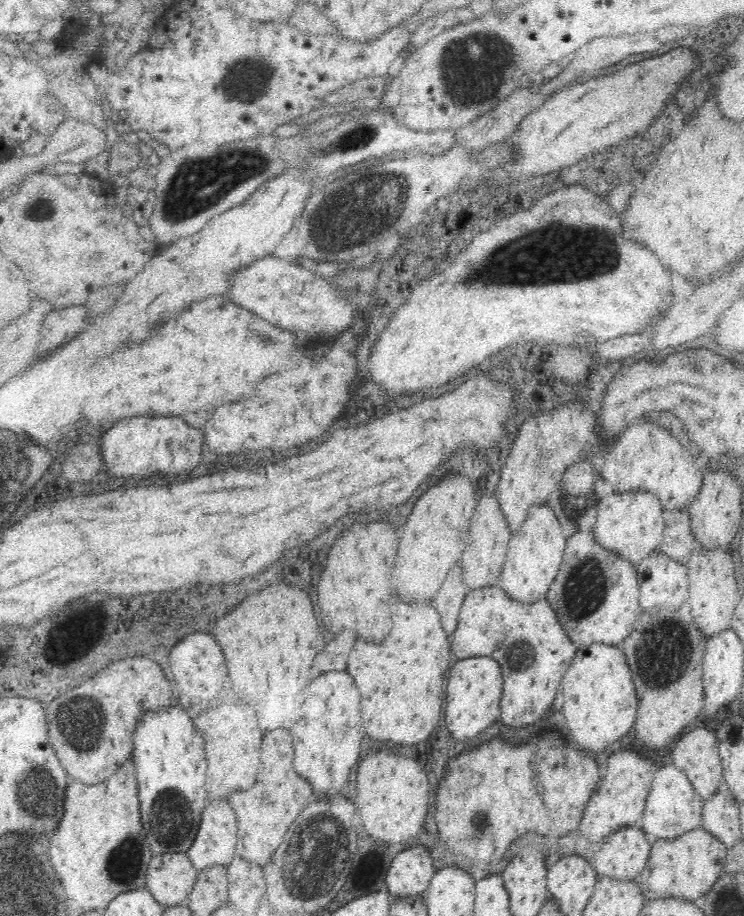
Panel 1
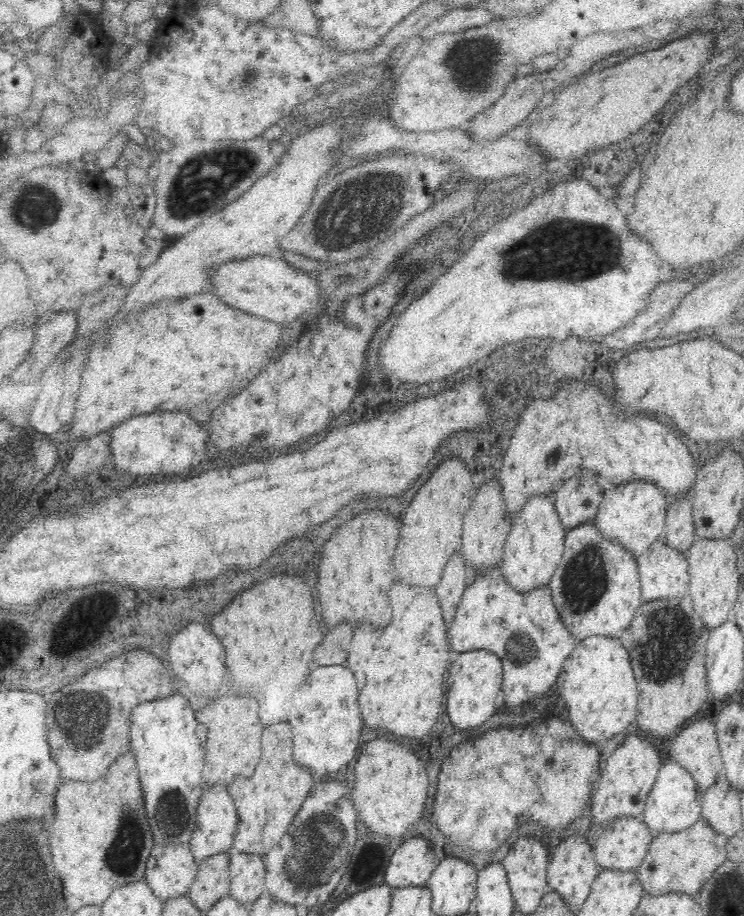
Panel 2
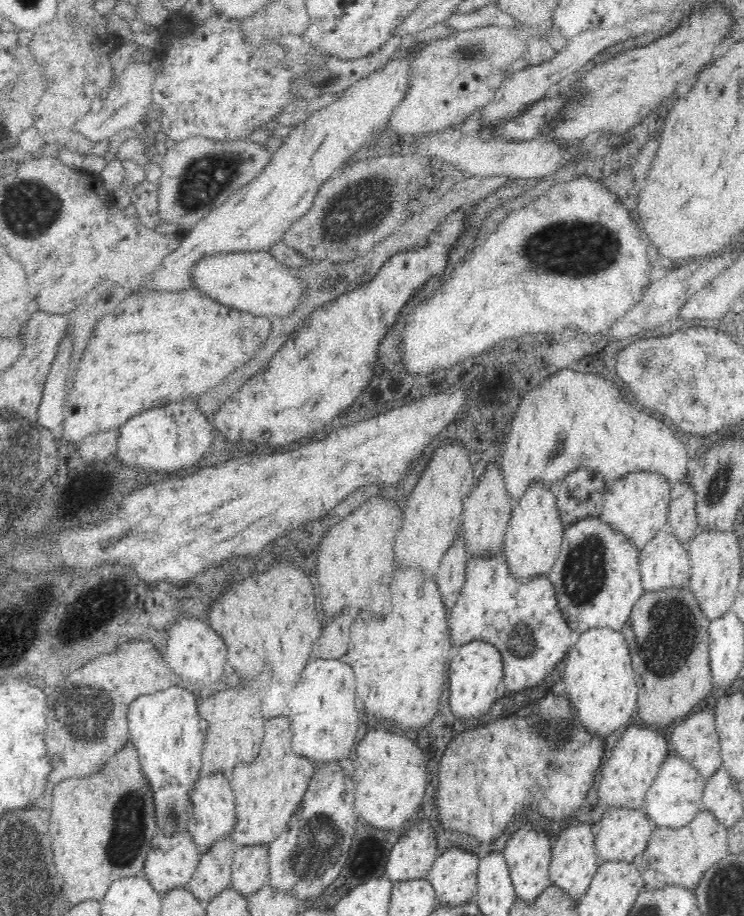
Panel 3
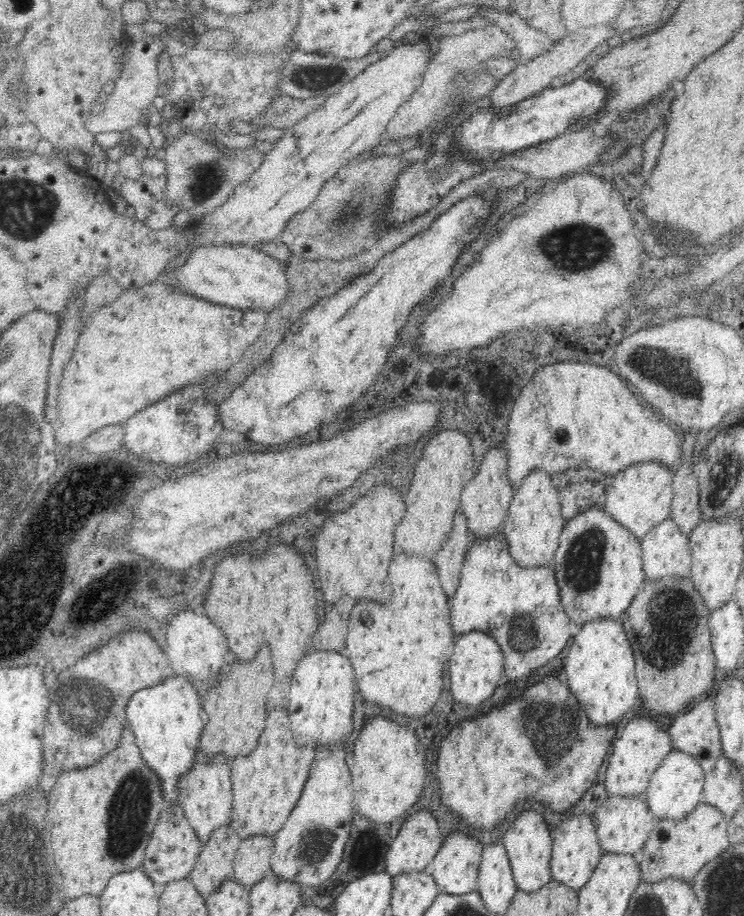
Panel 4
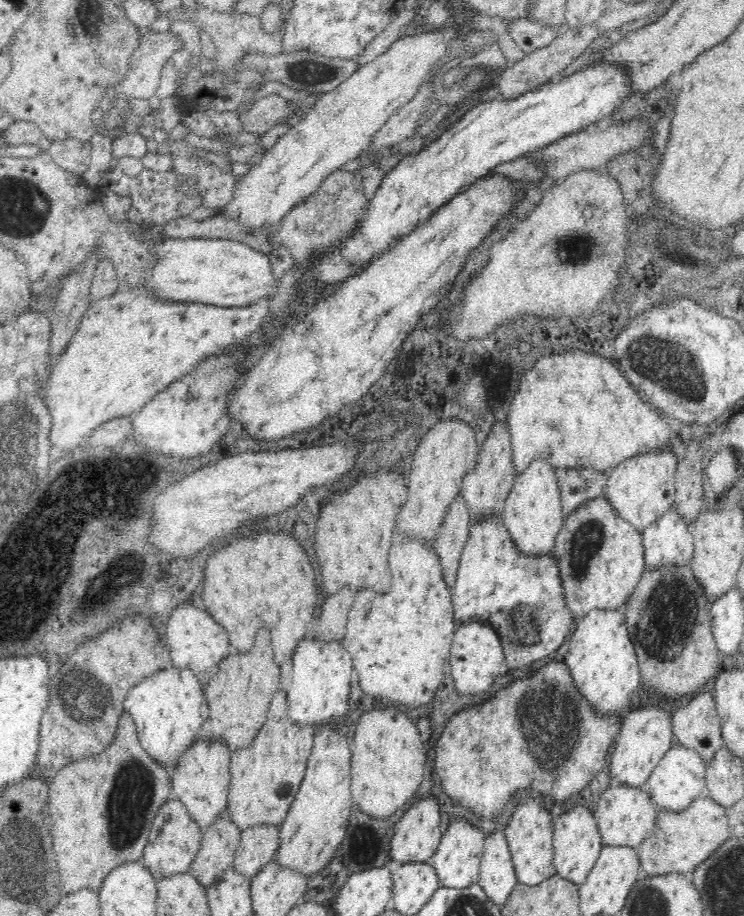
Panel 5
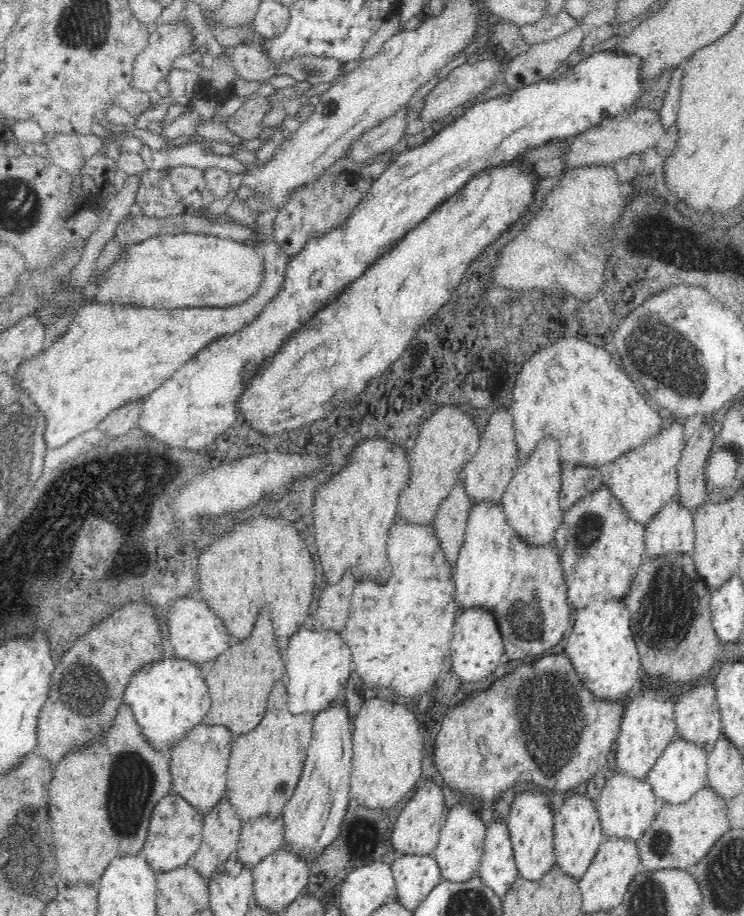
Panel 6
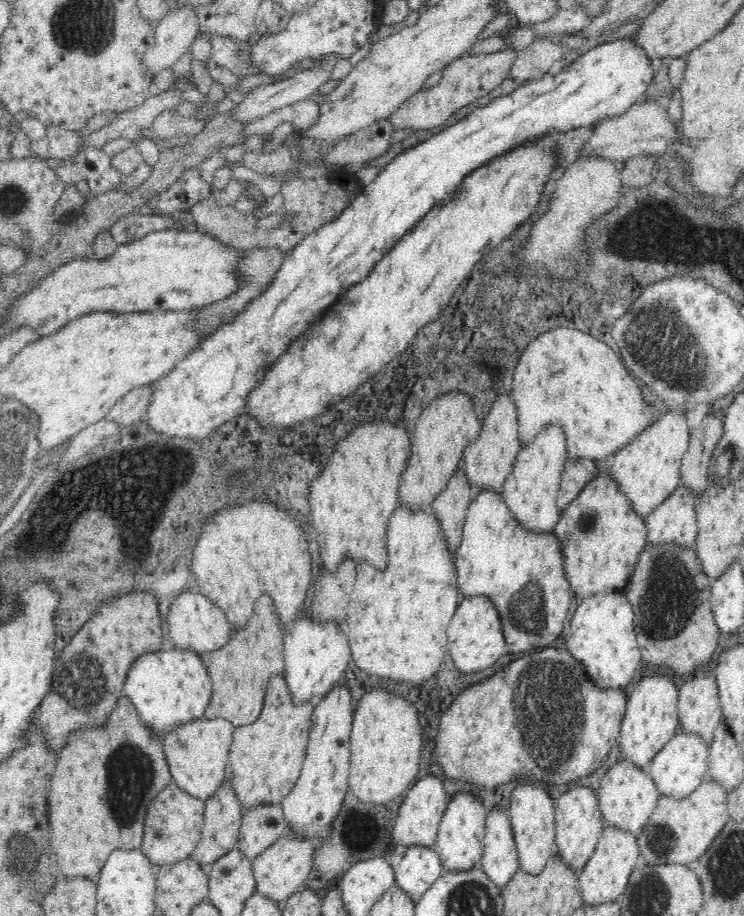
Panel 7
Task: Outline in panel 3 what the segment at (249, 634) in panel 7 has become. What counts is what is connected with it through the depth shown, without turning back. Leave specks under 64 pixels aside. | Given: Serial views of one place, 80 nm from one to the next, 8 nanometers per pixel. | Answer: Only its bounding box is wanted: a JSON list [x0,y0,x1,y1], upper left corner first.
[198,688,266,774]

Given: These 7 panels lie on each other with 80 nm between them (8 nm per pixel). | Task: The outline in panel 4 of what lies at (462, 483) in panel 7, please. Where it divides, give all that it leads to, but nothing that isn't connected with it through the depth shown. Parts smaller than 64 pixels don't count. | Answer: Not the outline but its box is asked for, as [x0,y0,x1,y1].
[436,508,470,598]

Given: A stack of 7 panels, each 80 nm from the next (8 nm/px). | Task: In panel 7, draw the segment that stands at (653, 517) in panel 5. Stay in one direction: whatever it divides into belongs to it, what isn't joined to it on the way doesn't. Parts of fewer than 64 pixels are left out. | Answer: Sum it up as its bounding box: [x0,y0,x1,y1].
[610,407,691,519]

